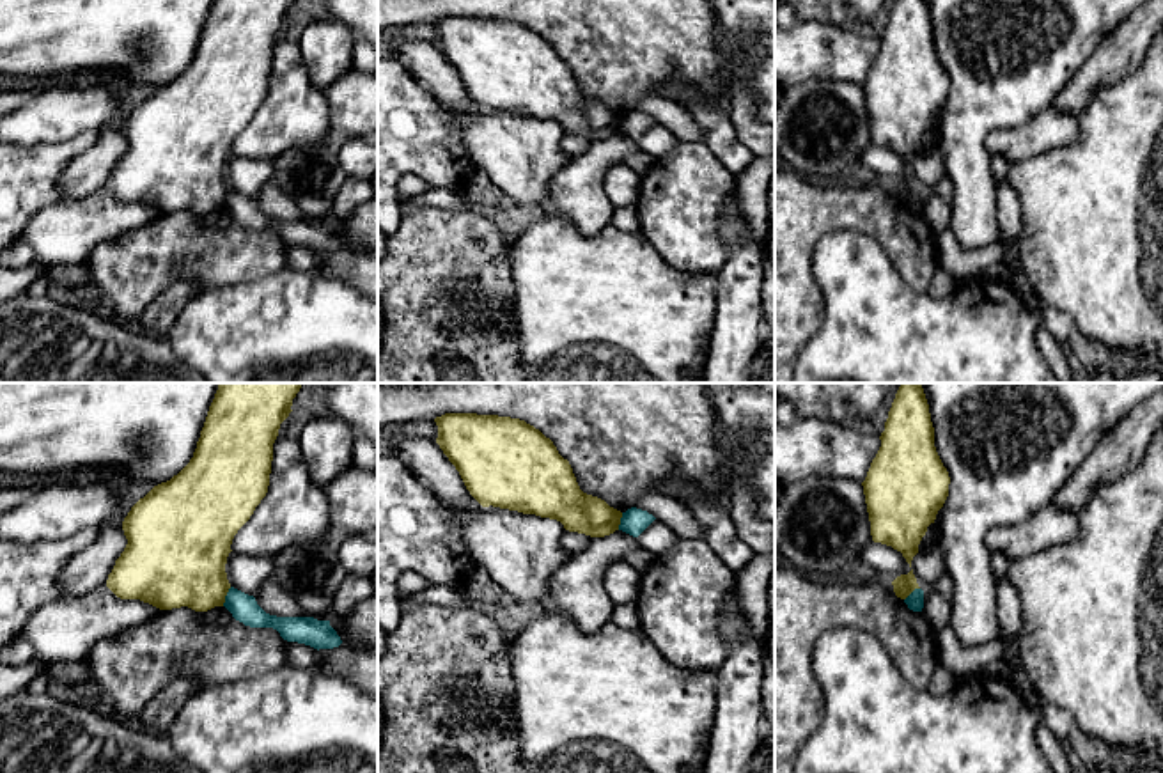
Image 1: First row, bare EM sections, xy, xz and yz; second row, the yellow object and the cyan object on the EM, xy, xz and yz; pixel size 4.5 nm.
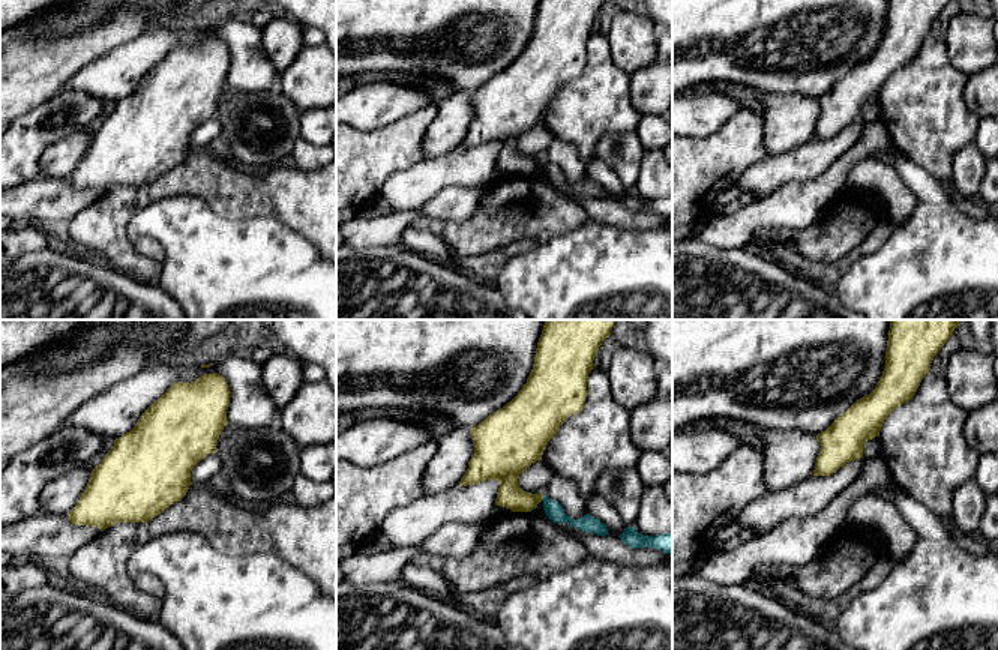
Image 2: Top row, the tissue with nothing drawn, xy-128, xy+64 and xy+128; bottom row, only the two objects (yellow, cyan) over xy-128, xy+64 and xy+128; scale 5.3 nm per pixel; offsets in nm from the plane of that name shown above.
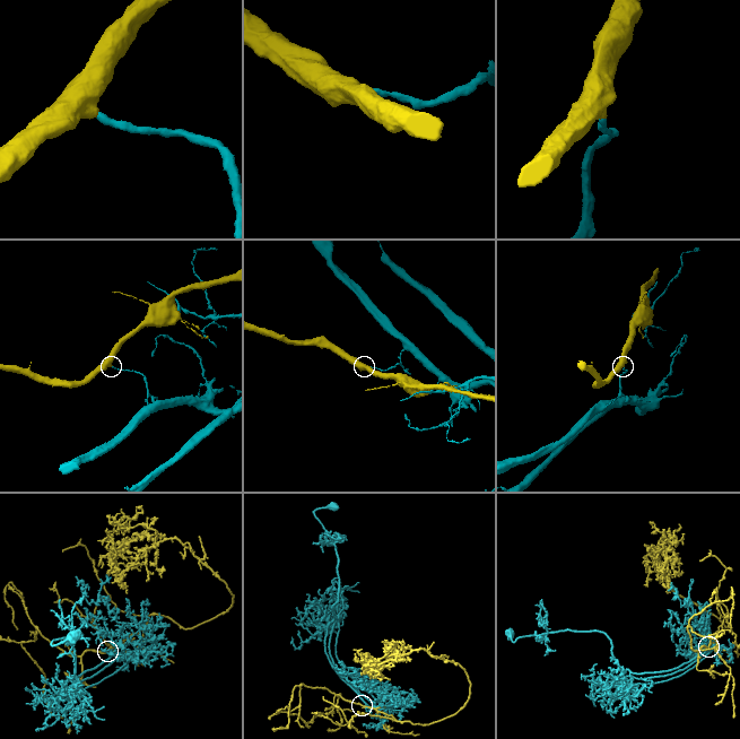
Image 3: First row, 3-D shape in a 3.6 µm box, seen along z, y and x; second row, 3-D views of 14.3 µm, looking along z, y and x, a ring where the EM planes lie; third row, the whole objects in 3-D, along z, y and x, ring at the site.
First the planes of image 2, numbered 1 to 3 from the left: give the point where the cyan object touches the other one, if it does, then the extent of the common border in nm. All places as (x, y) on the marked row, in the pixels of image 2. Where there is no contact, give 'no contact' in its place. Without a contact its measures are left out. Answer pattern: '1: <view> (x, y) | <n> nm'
1: no contact
2: xy+64 (542, 497) | 30 nm
3: no contact

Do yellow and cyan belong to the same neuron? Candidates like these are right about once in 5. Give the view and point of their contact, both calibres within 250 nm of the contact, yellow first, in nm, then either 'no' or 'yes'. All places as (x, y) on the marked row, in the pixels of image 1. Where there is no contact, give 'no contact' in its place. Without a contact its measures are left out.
contact xy (226, 594); calibres 400 and 120 nm; no

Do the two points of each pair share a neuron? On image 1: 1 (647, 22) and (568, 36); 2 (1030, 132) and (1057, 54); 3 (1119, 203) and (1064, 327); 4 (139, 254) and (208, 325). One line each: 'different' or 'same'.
1: same
2: different
3: different
4: different

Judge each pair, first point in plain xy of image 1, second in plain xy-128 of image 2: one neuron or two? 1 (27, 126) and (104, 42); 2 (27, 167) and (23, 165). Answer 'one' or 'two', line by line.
1: two
2: one

